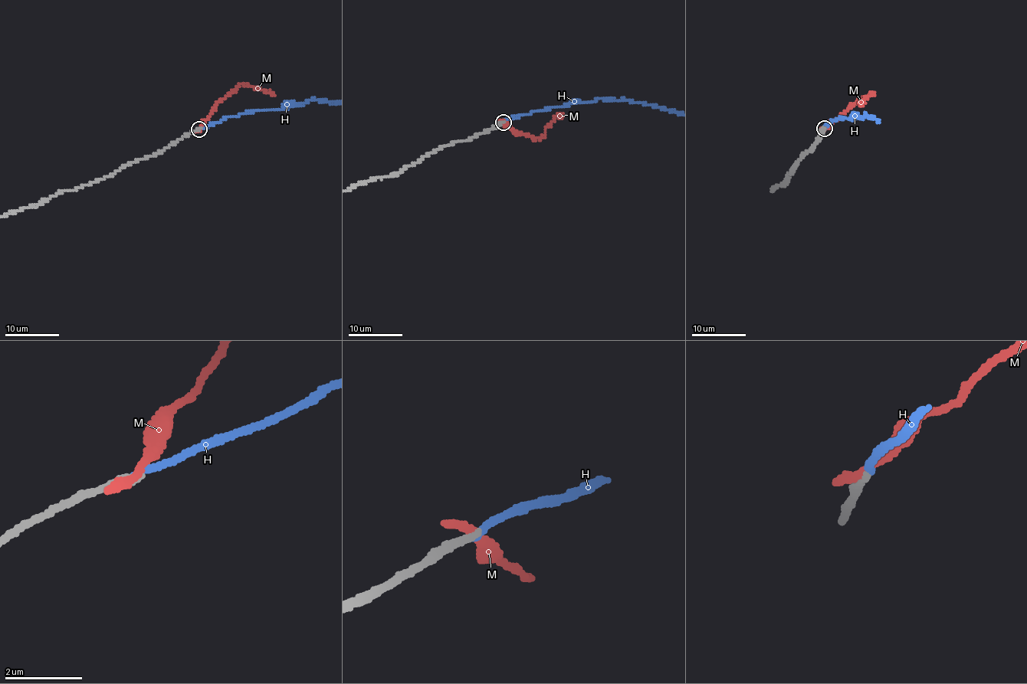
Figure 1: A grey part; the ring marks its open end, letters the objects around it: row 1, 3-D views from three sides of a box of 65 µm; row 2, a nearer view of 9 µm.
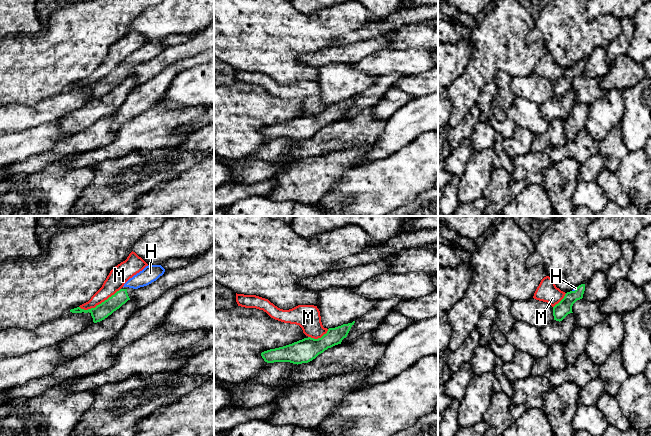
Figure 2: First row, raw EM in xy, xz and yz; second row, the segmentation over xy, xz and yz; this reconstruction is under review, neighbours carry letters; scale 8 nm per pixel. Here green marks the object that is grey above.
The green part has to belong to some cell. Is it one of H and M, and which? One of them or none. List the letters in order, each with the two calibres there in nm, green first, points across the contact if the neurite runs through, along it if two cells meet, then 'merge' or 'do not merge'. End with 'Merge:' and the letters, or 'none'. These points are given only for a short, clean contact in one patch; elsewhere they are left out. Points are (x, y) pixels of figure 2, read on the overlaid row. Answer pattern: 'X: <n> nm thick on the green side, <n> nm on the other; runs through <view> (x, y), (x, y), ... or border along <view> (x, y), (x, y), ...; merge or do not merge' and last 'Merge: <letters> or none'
H: 120 nm thick on the green side, 20 nm on the other; runs through yz (564, 307), (575, 290), (575, 288); merge
M: 120 nm thick on the green side, 150 nm on the other; border along xy (120, 288), (94, 307), (87, 309), (79, 307); do not merge
Merge: H

